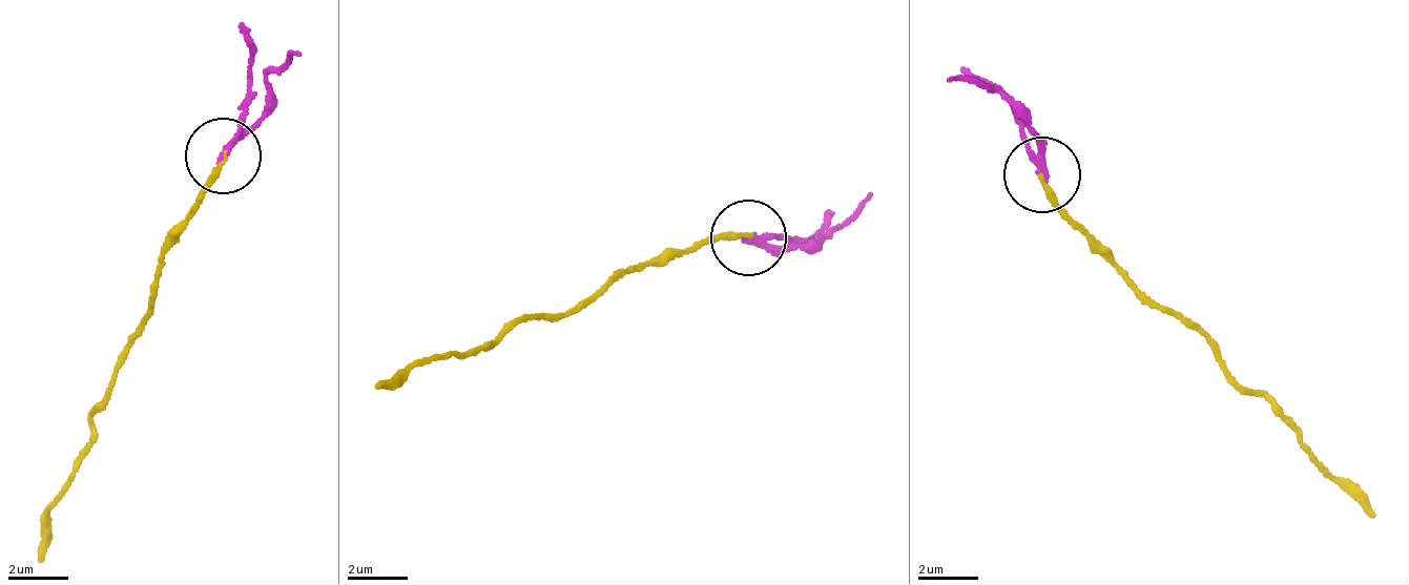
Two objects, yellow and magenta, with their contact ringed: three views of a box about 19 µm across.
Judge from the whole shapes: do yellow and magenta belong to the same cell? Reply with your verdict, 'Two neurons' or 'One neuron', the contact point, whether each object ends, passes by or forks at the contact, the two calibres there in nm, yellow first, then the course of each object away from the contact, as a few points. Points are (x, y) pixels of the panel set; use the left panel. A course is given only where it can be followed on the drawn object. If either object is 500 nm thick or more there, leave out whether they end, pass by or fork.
Two neurons. Place: (223, 155). At the ring yellow ends. At the ring magenta passes by. Thickness 170 nm (yellow) against 190 nm. Course of yellow: (225, 158), (188, 205), (41, 558). Course of magenta: (225, 158), (261, 111), (267, 80), (303, 57)

